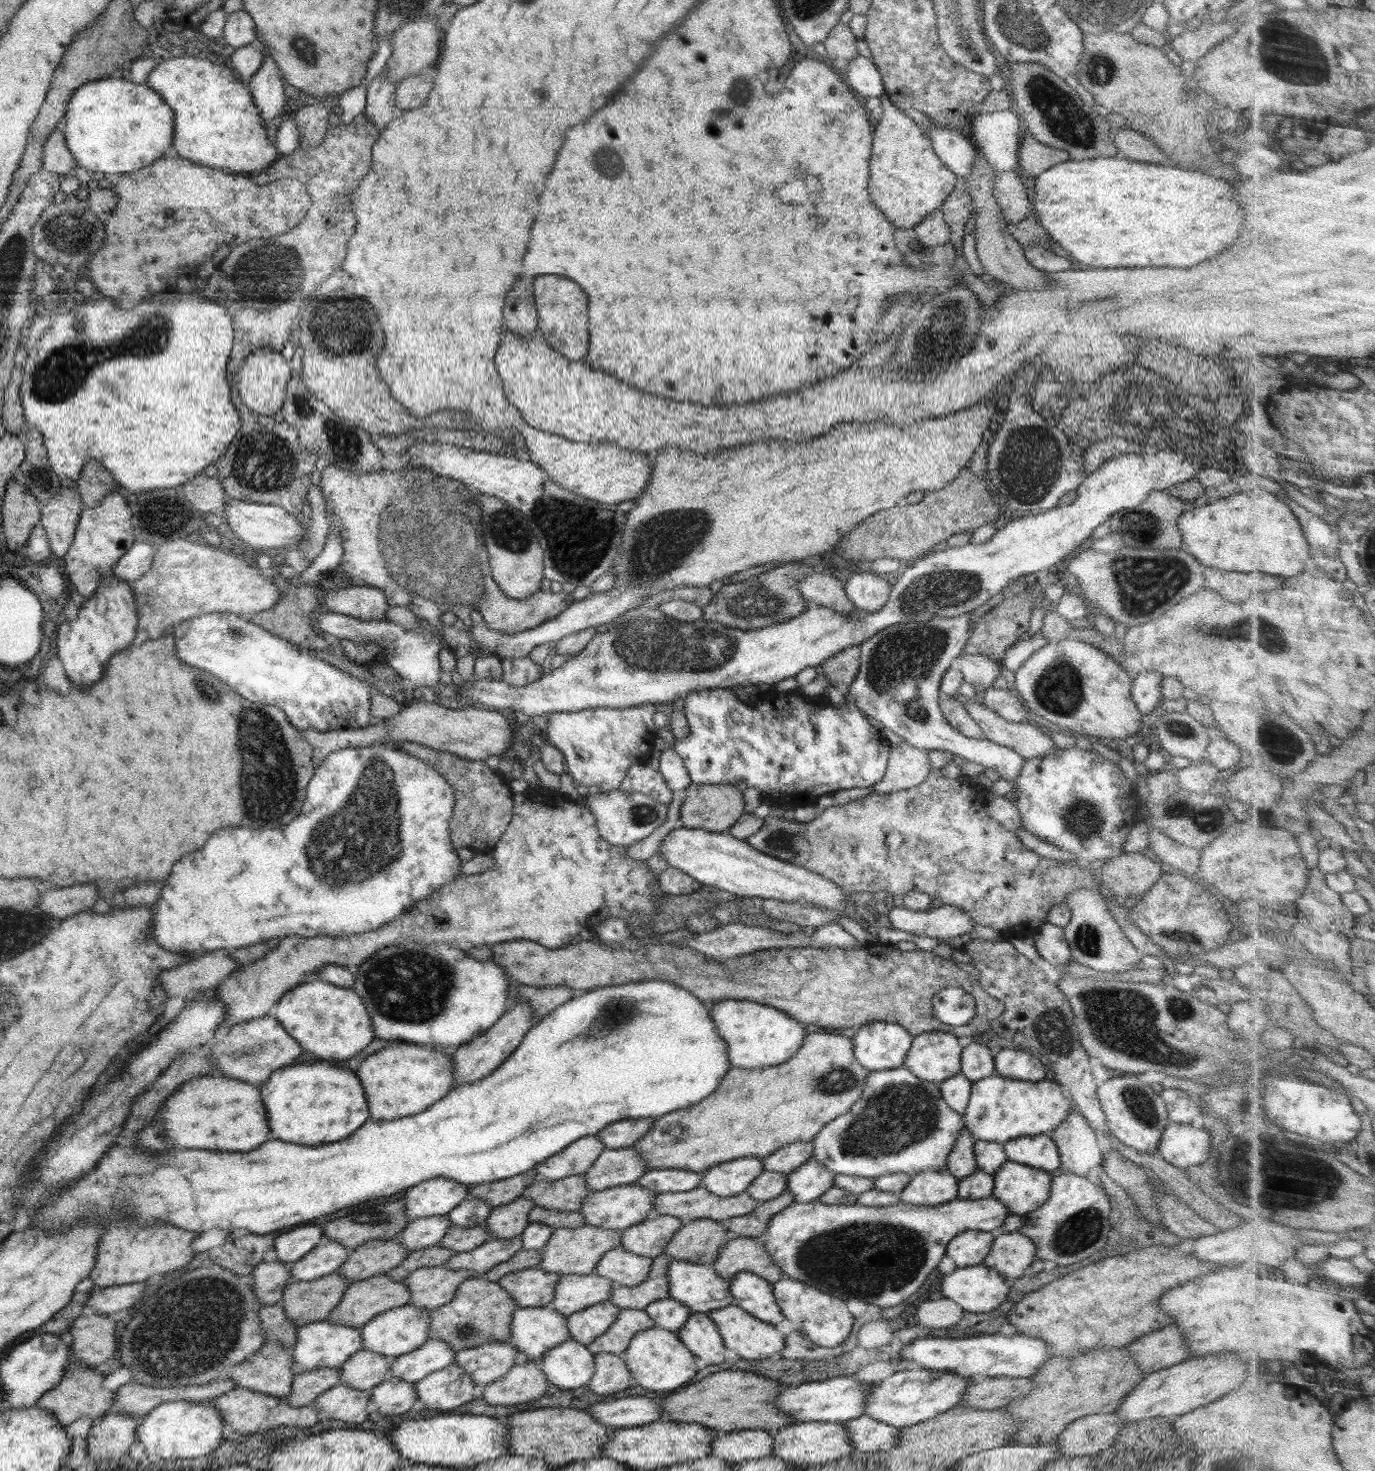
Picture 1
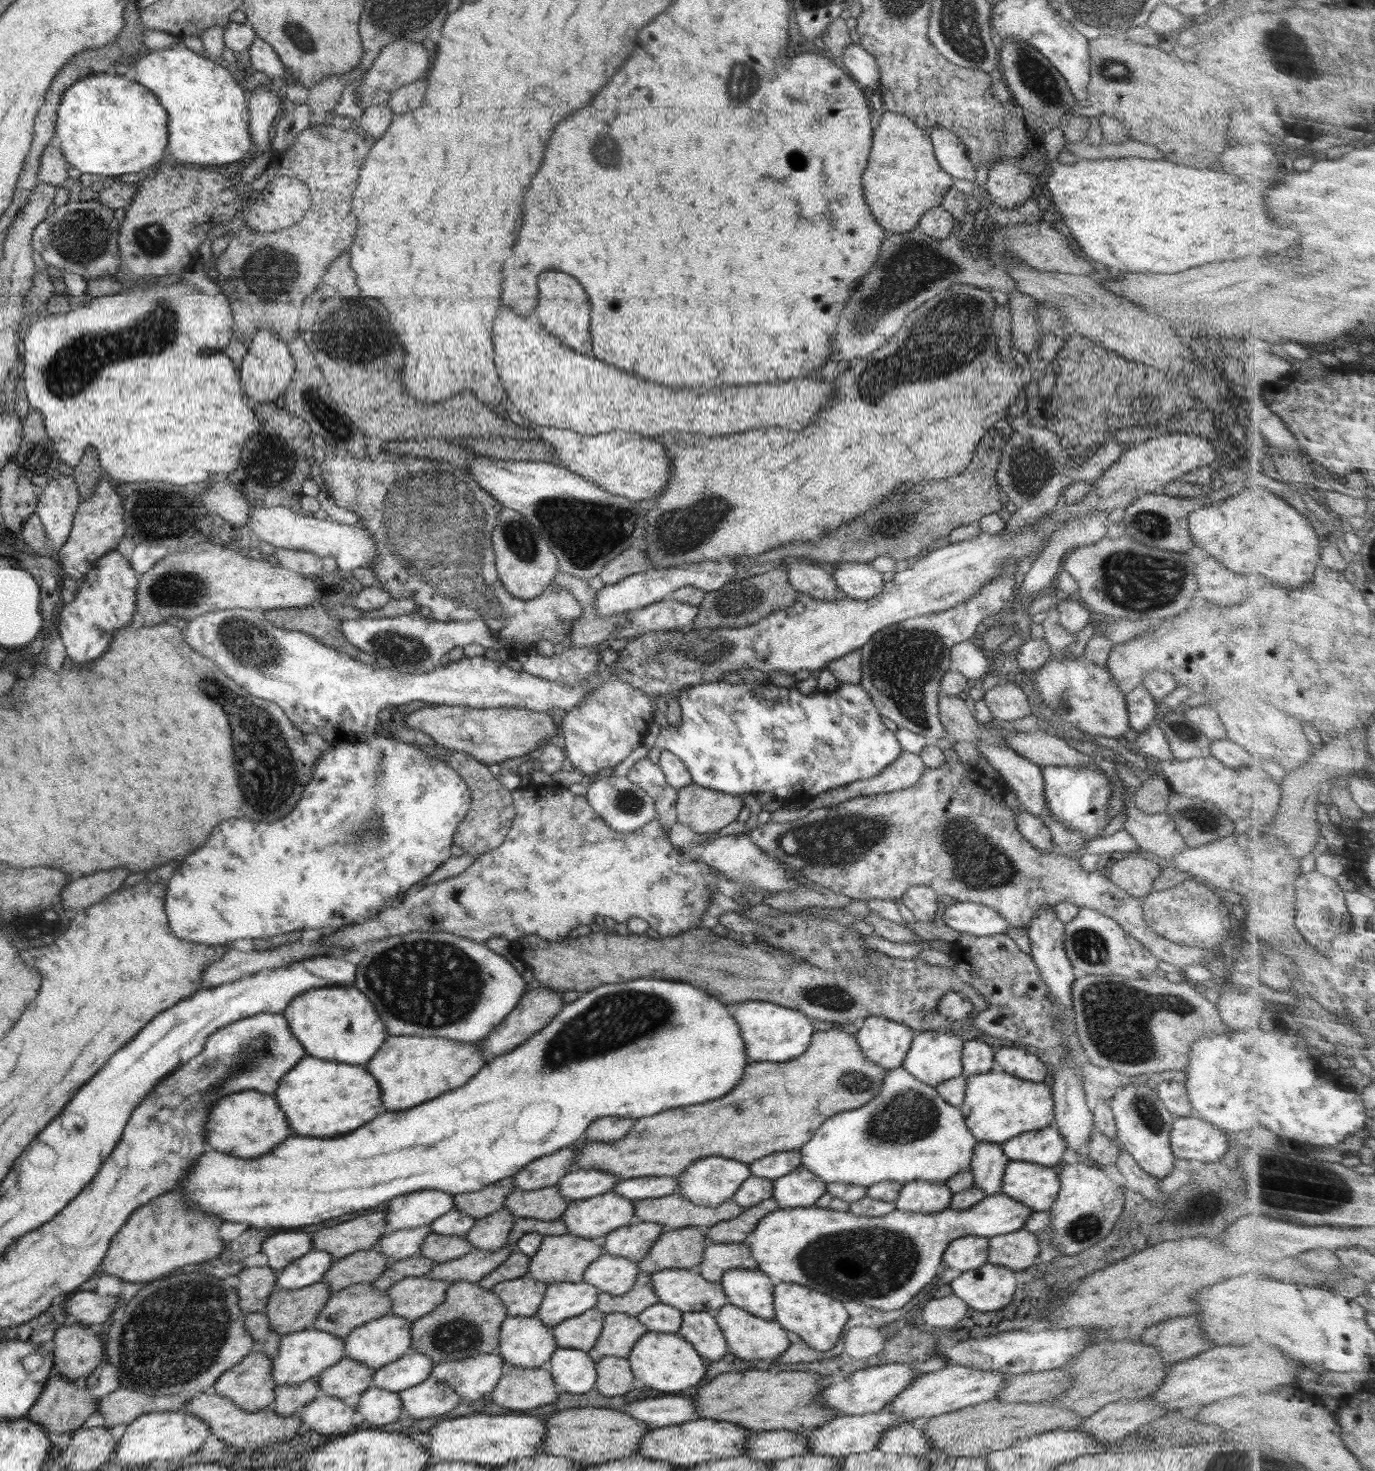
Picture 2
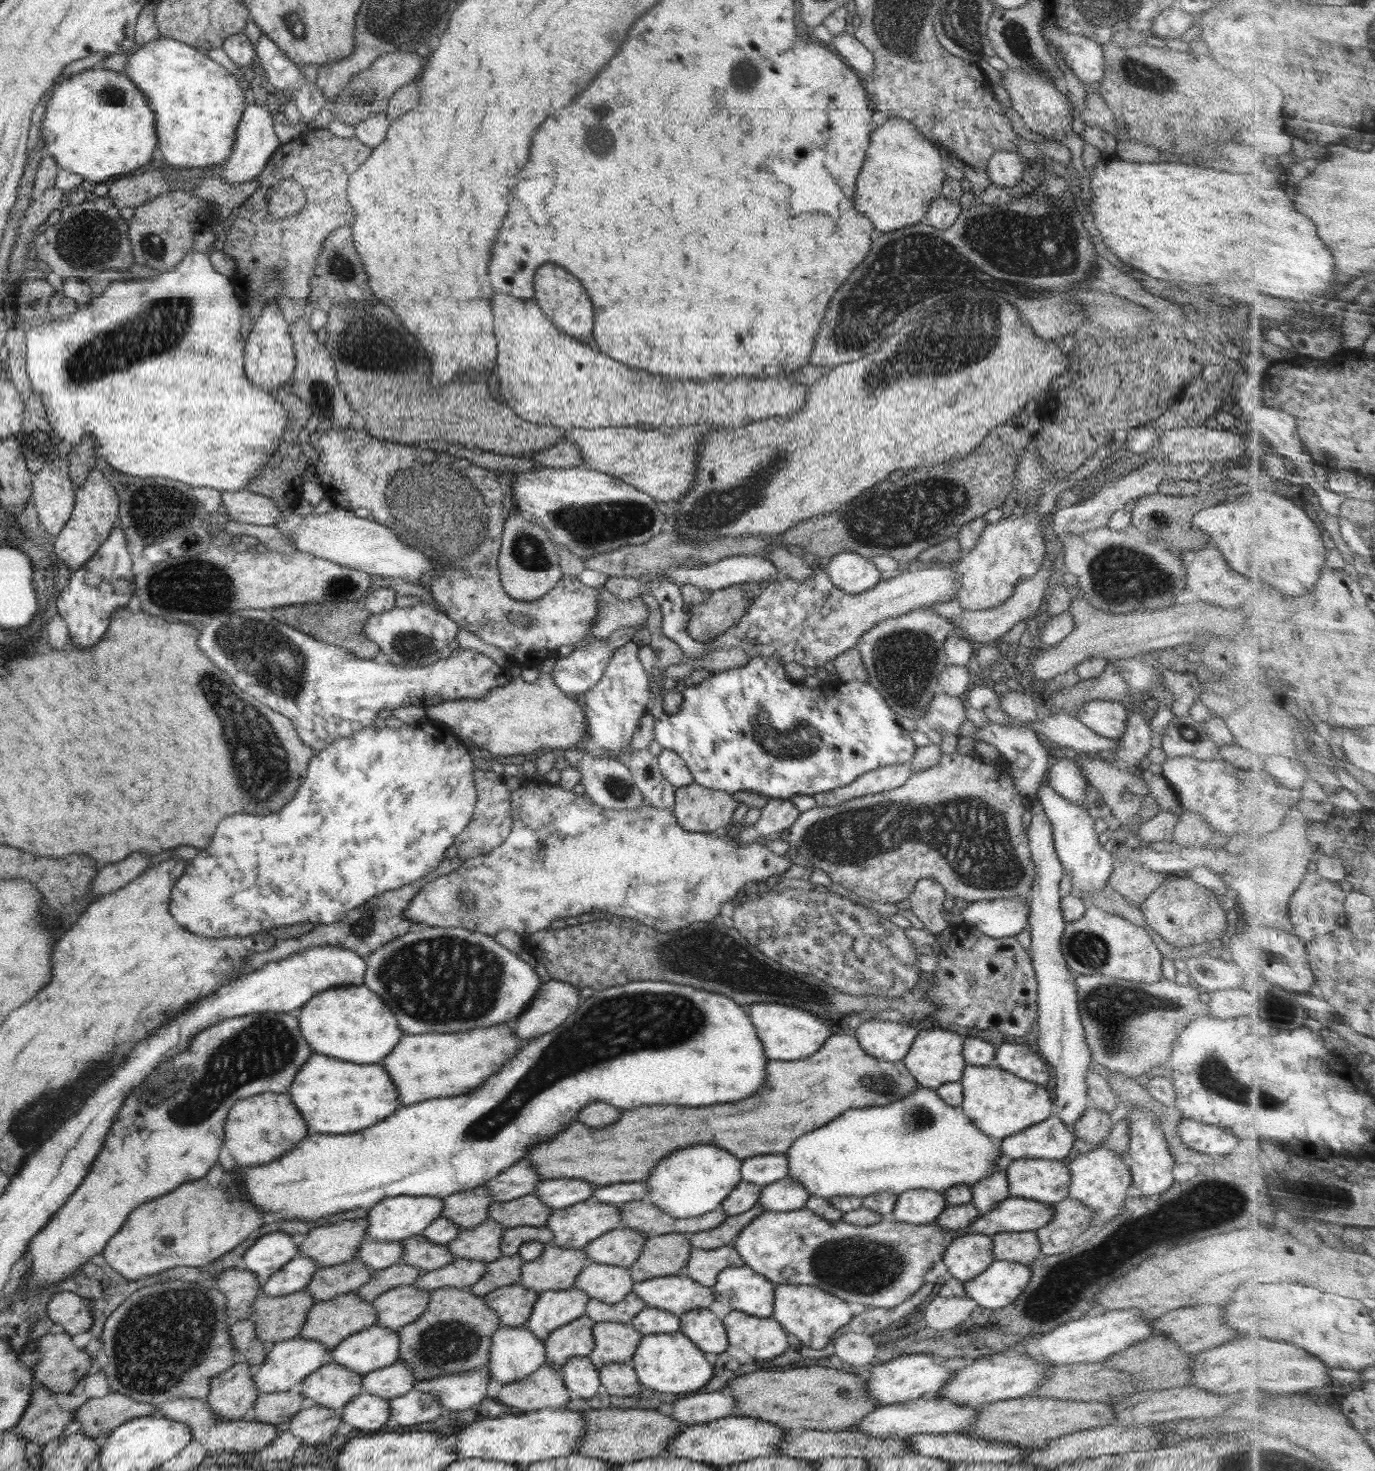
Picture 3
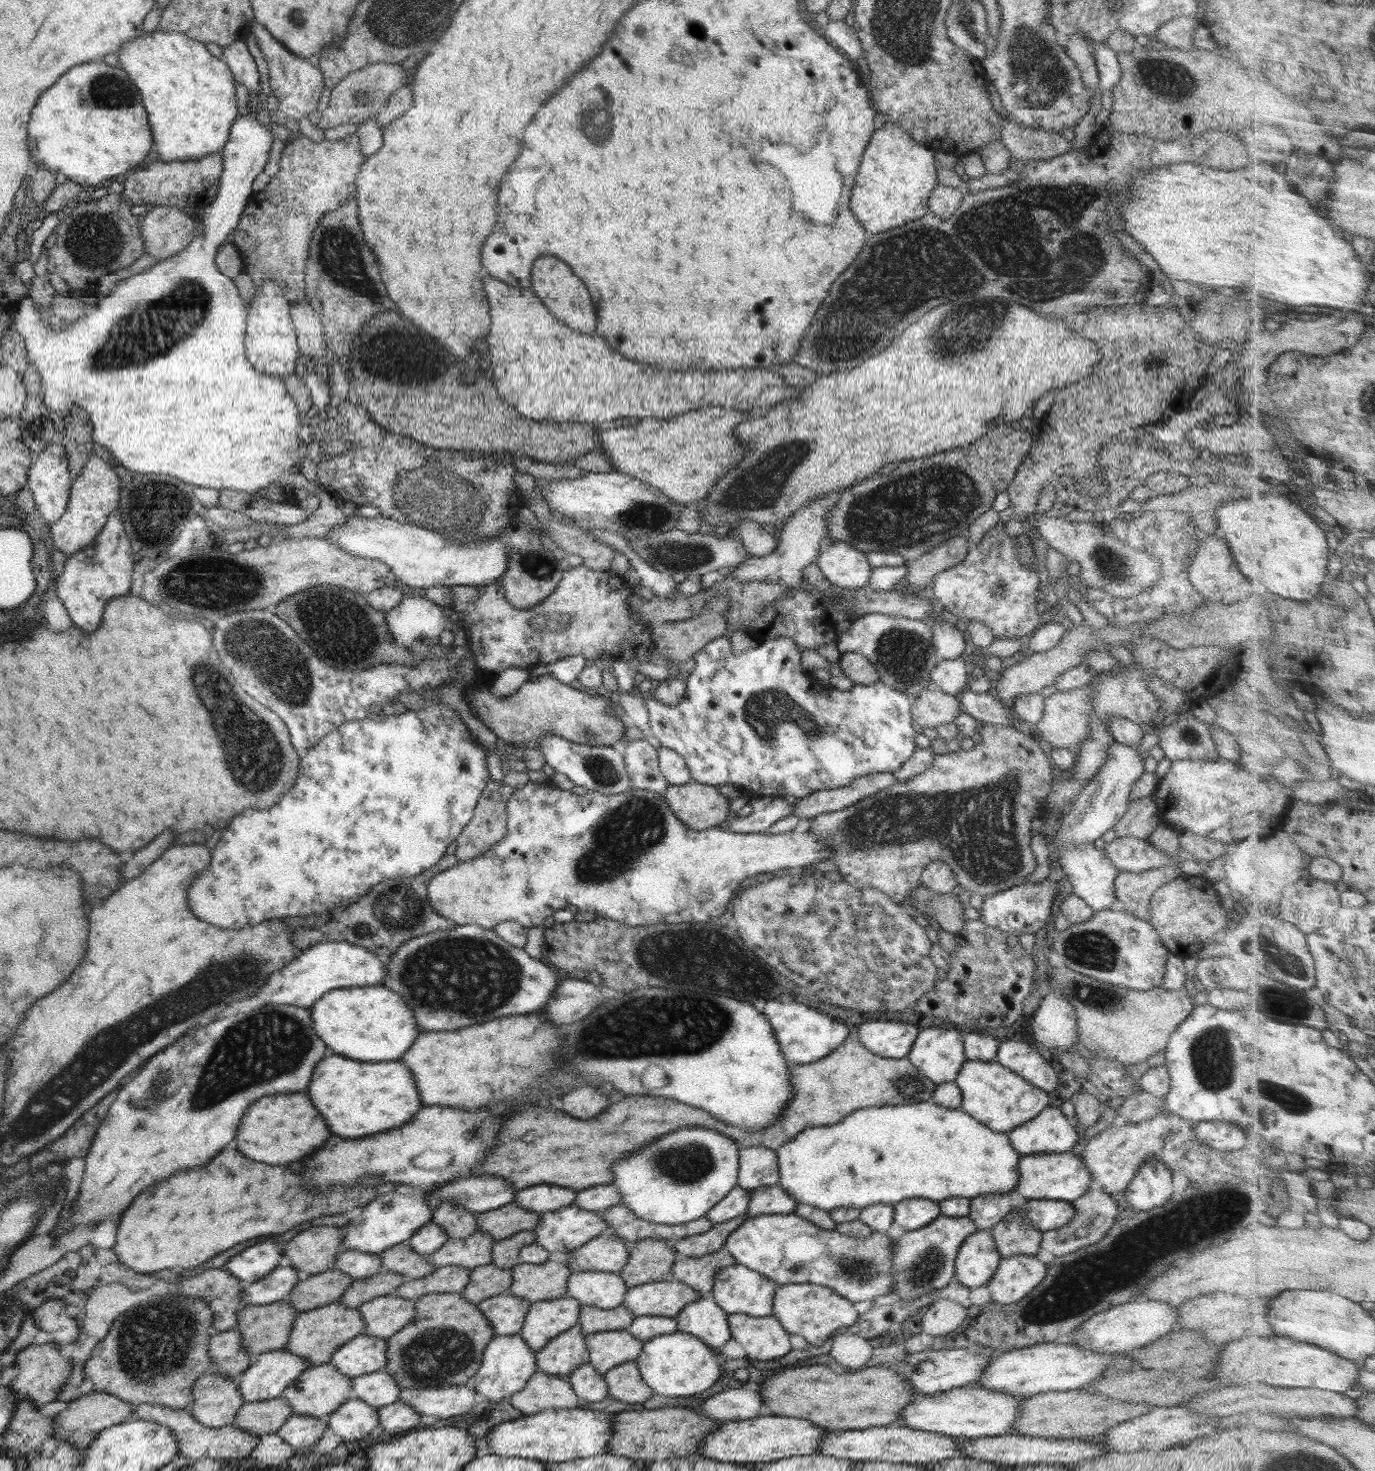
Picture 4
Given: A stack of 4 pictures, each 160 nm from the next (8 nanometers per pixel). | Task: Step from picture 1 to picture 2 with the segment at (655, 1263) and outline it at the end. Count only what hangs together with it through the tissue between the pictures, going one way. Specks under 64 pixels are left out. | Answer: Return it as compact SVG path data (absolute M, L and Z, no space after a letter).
M640 1273L634 1286L622 1296L600 1292L596 1310L600 1310L604 1315L620 1313L637 1317L648 1306L658 1302L659 1298L652 1286L651 1274Z

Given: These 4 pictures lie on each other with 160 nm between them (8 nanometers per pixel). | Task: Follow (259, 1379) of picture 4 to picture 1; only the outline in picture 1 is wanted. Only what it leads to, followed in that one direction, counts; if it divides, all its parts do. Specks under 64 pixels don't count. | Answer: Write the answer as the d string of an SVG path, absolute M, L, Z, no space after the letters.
M327 1320L306 1324L296 1330L296 1345L291 1356L293 1367L300 1366L304 1372L314 1369L341 1367L352 1354L363 1350L360 1329Z

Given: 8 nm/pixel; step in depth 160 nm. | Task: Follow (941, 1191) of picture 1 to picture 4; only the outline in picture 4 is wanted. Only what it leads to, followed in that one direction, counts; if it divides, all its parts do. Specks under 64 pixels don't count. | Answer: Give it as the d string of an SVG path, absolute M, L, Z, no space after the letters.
M907 1198L893 1205L893 1219L906 1231L929 1225L941 1214L938 1201Z

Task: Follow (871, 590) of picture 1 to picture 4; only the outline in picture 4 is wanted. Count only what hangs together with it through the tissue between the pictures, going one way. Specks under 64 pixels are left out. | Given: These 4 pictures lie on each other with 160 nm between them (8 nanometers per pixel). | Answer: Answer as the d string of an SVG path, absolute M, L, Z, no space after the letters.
M825 542L816 564L832 584L848 589L868 585L873 571L865 553L847 542Z

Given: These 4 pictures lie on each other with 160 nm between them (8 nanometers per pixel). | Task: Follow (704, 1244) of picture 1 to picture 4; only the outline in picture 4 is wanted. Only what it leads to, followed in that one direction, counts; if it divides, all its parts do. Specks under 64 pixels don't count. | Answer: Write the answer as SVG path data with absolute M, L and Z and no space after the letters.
M644 1239L629 1244L629 1259L619 1275L628 1288L651 1282L673 1281L673 1243L664 1239Z

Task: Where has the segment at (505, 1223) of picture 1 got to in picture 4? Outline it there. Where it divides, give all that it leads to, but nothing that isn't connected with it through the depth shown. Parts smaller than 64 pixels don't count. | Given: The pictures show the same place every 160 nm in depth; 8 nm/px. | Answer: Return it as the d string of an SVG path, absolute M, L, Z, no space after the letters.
M477 1230L474 1234L463 1239L448 1239L436 1252L425 1257L434 1268L456 1265L472 1269L475 1266L492 1263L493 1241L491 1234Z

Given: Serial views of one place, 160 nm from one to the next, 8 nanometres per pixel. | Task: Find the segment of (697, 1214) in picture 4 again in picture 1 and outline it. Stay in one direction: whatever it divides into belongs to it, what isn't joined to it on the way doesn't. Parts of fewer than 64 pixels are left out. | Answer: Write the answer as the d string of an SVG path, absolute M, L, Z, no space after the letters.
M735 1158L711 1166L702 1174L701 1184L717 1197L737 1195L747 1190L750 1183L763 1171L763 1159Z

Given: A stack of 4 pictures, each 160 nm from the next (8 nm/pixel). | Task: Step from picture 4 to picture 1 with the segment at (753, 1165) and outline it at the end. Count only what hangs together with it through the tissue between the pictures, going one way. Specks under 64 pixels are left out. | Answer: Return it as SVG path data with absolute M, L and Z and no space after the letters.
M791 1142L763 1159L763 1170L788 1173L813 1157L813 1142Z

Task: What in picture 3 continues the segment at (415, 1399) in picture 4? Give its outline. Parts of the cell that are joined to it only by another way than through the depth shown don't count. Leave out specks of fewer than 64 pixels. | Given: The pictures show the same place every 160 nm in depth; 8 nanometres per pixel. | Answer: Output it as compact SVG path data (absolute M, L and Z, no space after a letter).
M487 1368L474 1369L462 1374L452 1374L414 1382L414 1389L430 1393L444 1410L468 1410L487 1398L488 1384L491 1382Z

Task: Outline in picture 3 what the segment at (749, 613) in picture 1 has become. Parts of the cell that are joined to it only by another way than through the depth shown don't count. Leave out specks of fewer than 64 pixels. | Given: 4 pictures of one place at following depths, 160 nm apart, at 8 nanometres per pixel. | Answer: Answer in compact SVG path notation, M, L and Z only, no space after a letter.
M734 585L712 591L709 598L704 598L701 603L694 606L694 610L689 614L686 624L686 632L698 642L708 643L726 630L734 627L735 624L746 614L751 605L752 593L744 590L742 585Z

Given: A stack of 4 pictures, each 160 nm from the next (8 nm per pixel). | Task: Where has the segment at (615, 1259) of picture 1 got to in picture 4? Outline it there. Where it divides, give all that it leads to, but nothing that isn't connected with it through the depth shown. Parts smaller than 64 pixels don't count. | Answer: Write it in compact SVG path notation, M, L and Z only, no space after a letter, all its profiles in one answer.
M574 1271L567 1282L567 1296L600 1310L612 1310L624 1303L627 1289L619 1273Z

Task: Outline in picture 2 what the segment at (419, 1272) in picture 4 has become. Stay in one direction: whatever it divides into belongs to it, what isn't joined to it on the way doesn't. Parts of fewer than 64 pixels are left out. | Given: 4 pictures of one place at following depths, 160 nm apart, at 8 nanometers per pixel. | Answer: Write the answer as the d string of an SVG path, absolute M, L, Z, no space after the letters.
M431 1232L423 1240L423 1246L421 1246L421 1254L419 1256L439 1263L460 1258L472 1250L474 1250L474 1247L463 1235L444 1236L443 1234Z

